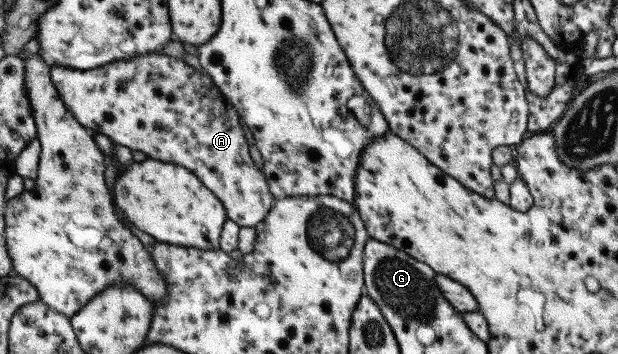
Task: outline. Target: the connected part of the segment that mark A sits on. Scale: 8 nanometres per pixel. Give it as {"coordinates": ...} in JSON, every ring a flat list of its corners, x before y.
{"coordinates":[[159,51,150,52,150,54,144,54,144,56,134,56,130,60,111,61,108,64,86,70,54,65,49,68,49,74,51,83,57,90,61,101,67,110,71,112,71,115,78,121,78,124,81,124,88,131,102,133,118,145,129,148,131,151,140,150,148,159,177,164,188,169,200,180,204,187,208,188,211,194,214,194,218,198,218,201,224,208,227,219,232,220,239,228,254,228,256,224,262,222,266,214,269,214,275,198,272,197,272,194,268,190,268,183,266,183,266,177,264,177,263,172,252,163,250,155,248,155,248,144,244,139,243,130,238,122,239,116,236,109,229,104,228,100,216,88,206,73,197,72,194,68,184,63,182,59,168,56,162,53,162,51]]}

